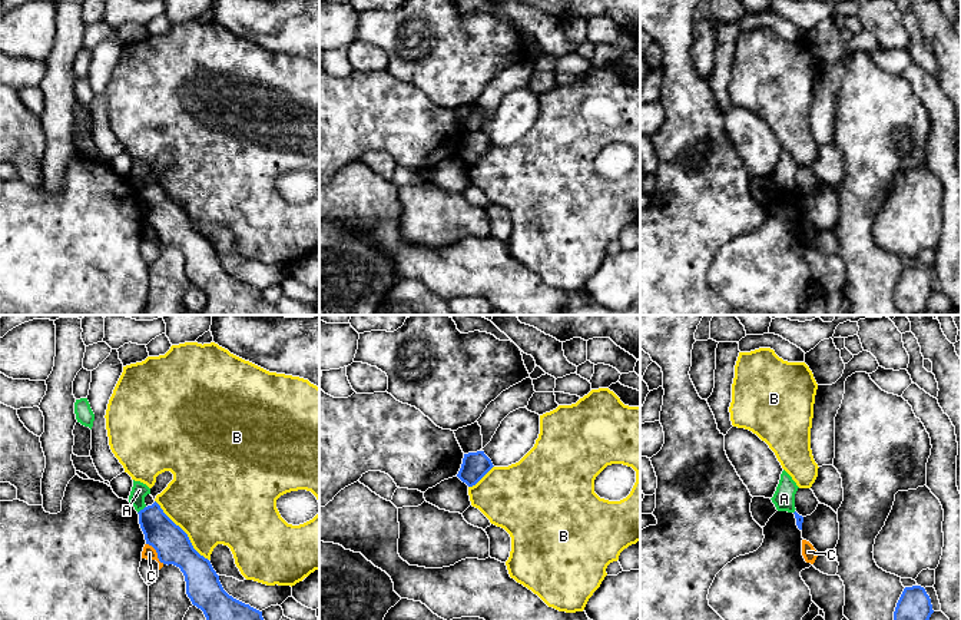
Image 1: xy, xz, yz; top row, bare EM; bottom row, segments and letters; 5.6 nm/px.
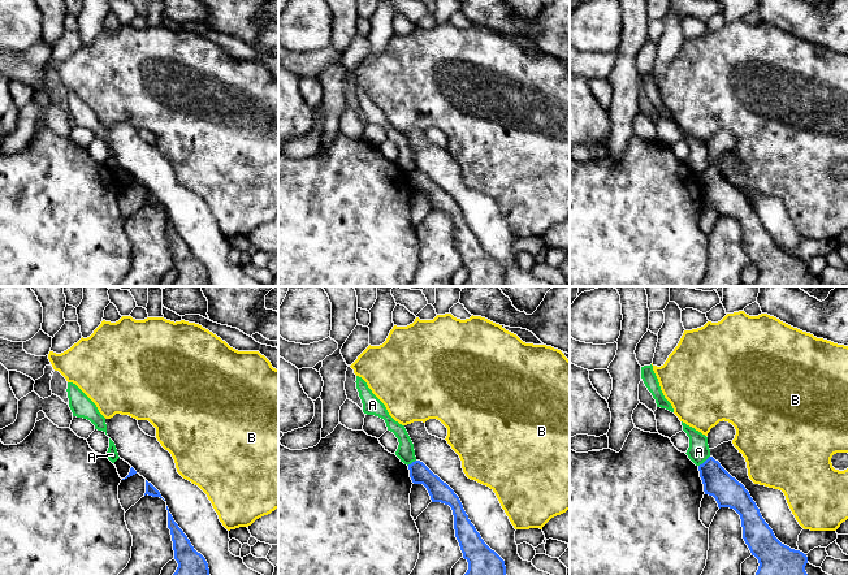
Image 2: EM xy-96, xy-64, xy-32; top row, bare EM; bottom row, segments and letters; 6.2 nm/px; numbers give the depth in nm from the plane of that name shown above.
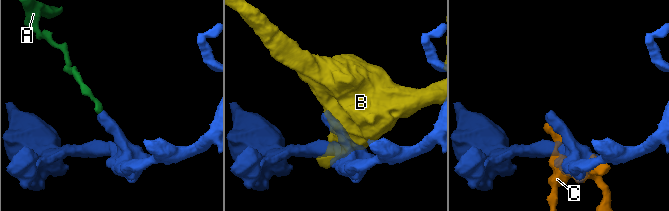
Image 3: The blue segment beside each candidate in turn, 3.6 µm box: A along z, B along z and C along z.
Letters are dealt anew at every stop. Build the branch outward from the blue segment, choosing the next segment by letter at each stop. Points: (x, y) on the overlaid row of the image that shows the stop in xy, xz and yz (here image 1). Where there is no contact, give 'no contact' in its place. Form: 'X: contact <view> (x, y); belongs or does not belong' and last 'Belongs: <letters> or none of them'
A: contact xy (141, 510); does not belong
B: contact xy (184, 531); does not belong
C: contact xy (156, 551); does not belong
Belongs: none of them

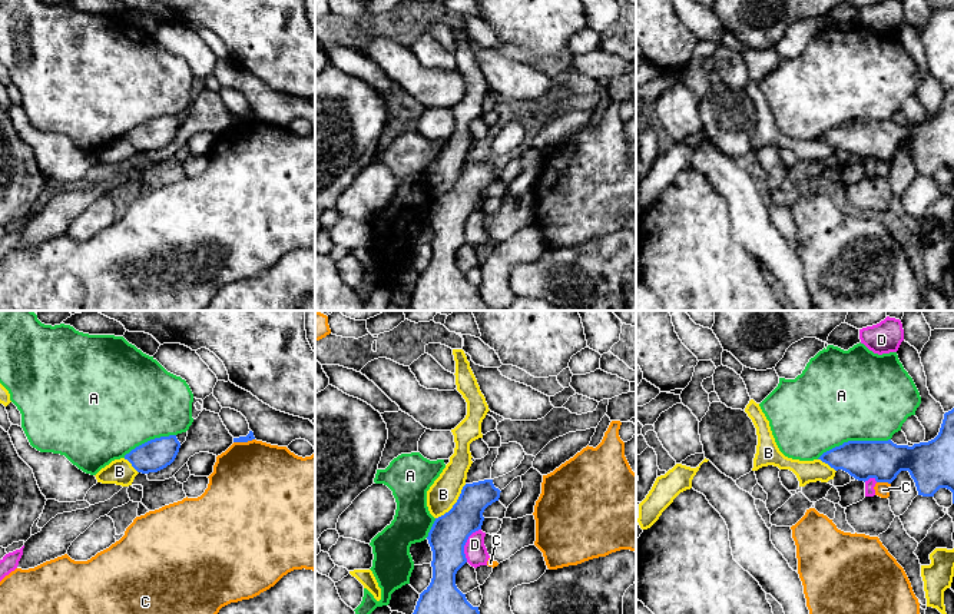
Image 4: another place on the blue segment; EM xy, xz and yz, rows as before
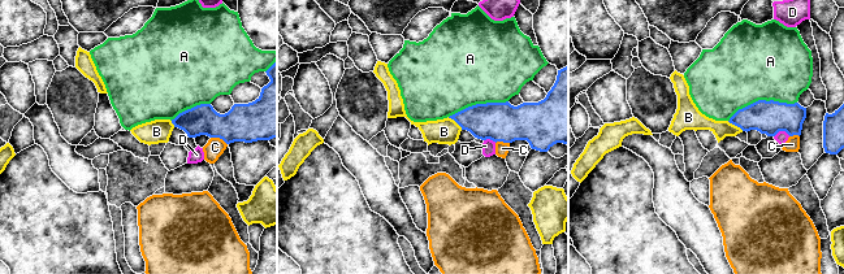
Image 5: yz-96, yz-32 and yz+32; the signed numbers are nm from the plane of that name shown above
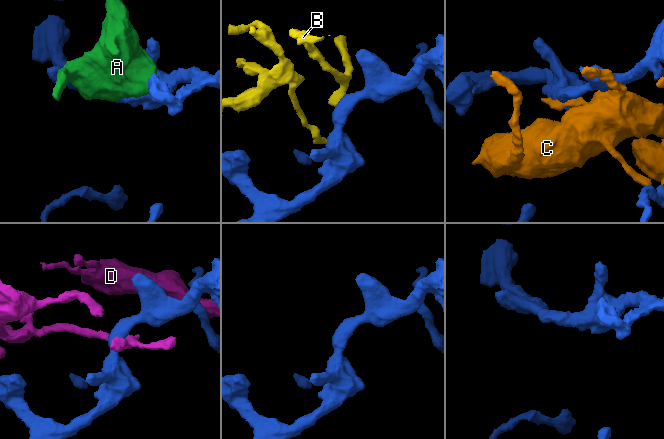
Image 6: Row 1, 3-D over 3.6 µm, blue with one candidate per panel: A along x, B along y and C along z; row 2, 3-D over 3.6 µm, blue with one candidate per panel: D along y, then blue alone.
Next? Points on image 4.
A: contact yz (853, 441); does not belong
B: contact xz (454, 504); does not belong
C: contact xy (244, 441); does not belong
D: contact xz (464, 544); does not belong
Belongs: none of them

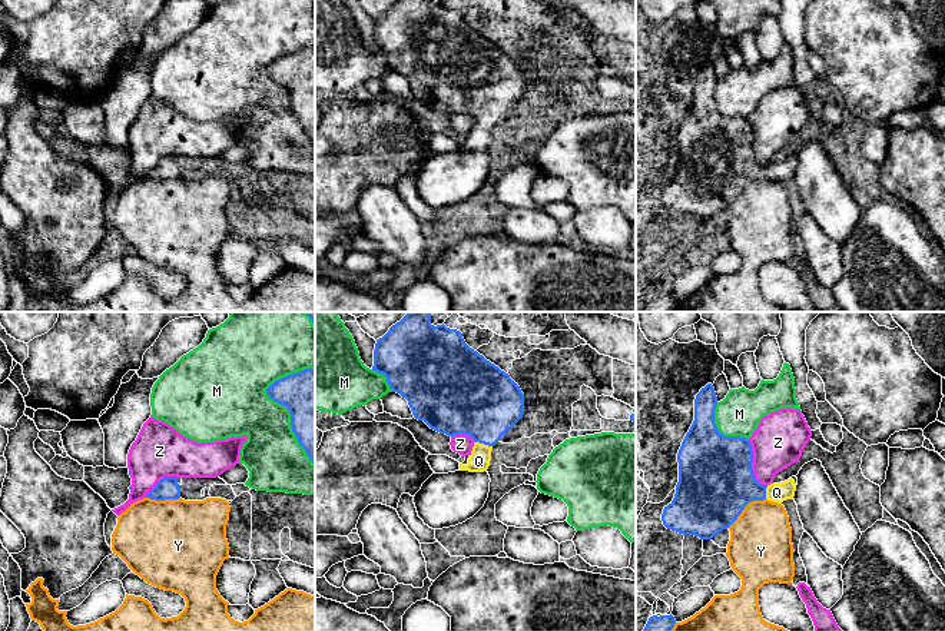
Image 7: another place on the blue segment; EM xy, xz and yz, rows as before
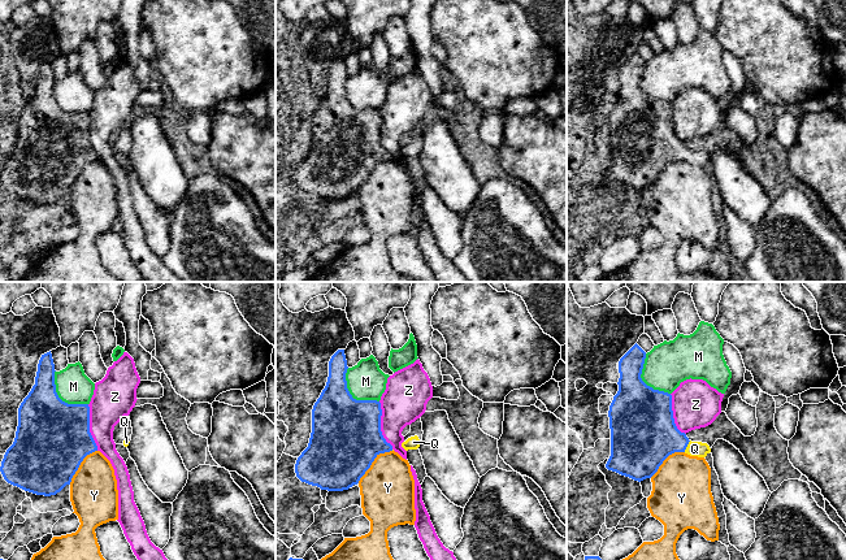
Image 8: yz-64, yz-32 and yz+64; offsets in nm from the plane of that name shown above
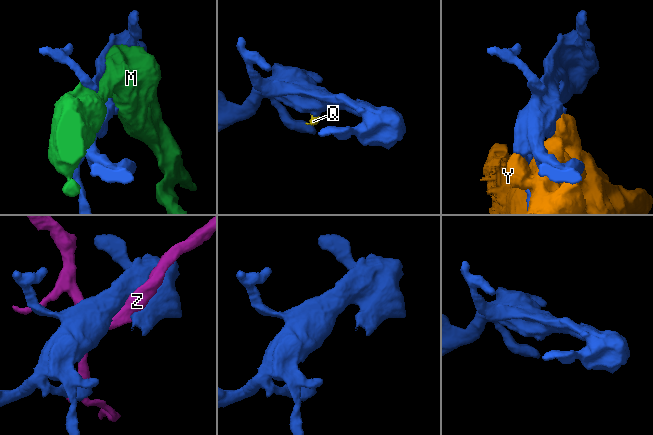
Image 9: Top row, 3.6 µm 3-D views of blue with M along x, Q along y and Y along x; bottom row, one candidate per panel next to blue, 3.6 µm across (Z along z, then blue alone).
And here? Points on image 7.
M: contact xy (288, 375); does not belong
Q: contact xz (483, 442); belongs
Y: contact yz (745, 505); does not belong
Z: contact yz (750, 465); does not belong
Belongs: Q

